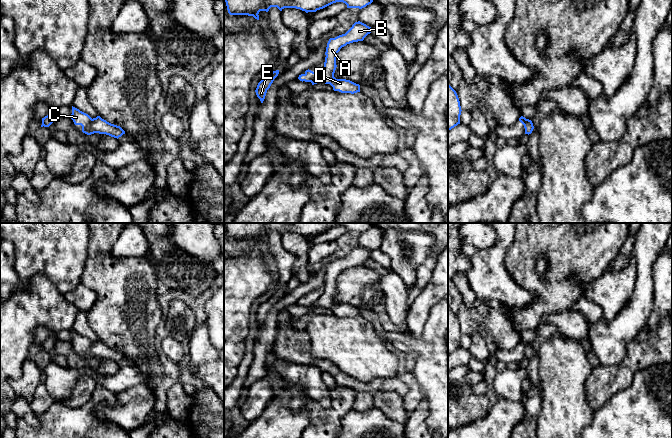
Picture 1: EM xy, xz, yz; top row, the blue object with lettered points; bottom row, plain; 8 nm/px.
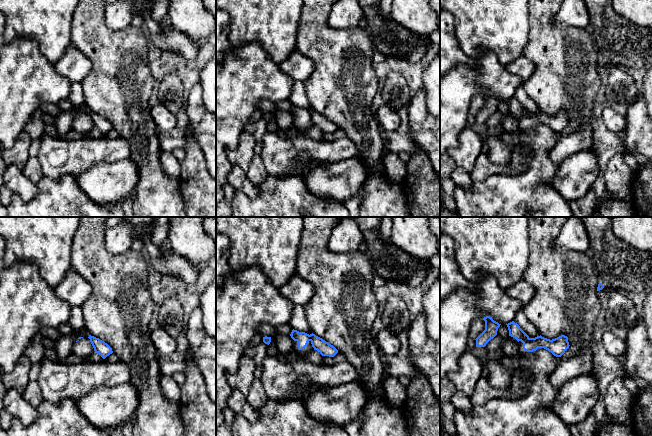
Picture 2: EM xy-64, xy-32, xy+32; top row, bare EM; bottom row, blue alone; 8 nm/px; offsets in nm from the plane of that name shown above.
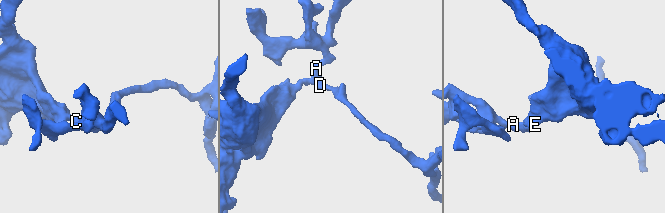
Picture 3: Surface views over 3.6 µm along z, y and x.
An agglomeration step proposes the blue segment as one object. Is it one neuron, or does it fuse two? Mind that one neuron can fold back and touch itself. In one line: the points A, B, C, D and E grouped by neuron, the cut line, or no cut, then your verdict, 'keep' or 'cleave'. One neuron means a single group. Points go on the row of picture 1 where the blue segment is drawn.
A B D / C E; cut in xy along (92, 119), (85, 133); cleave

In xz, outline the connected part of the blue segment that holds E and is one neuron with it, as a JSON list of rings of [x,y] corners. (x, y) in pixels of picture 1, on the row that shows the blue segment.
[[[279,70],[273,71],[266,78],[263,78],[257,85],[255,90],[257,97],[260,99],[261,103],[263,103],[267,90],[270,88],[274,79],[278,76]]]

